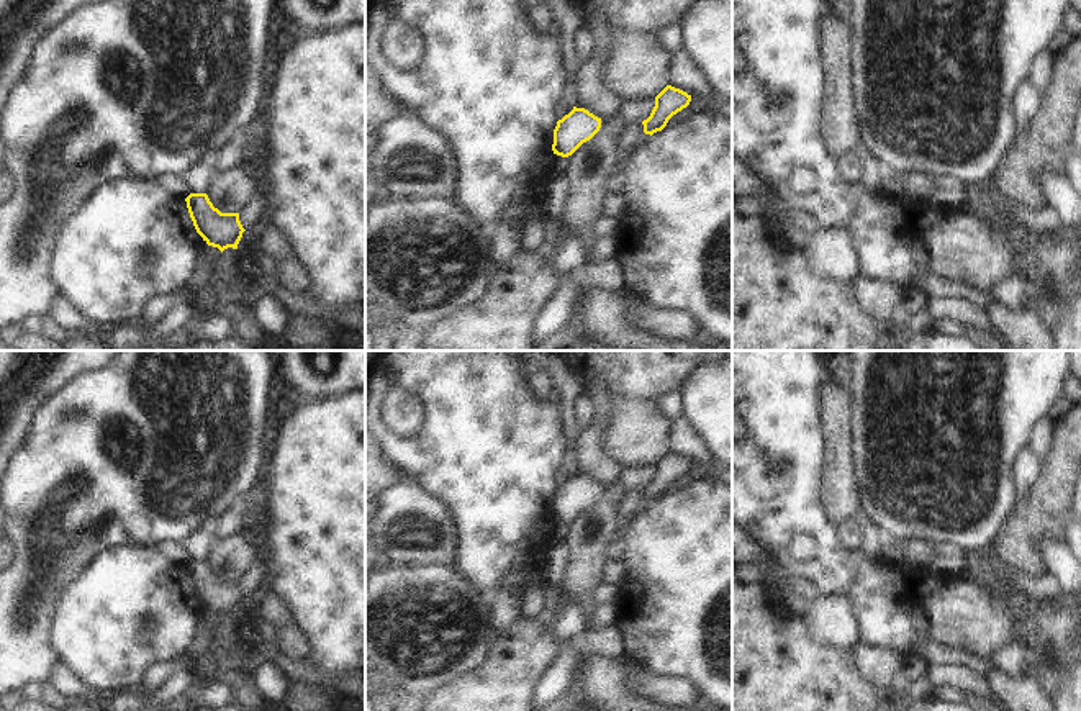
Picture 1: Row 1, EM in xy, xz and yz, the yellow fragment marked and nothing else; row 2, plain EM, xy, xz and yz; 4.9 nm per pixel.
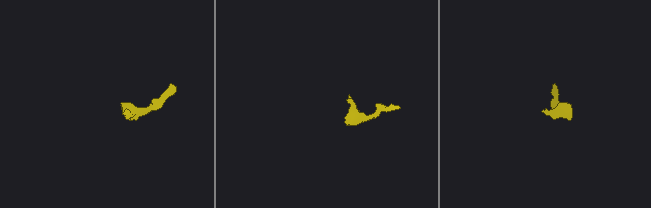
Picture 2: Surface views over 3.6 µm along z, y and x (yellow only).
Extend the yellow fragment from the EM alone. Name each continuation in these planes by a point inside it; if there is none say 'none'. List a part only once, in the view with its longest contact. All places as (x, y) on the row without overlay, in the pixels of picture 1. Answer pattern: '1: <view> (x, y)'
none

